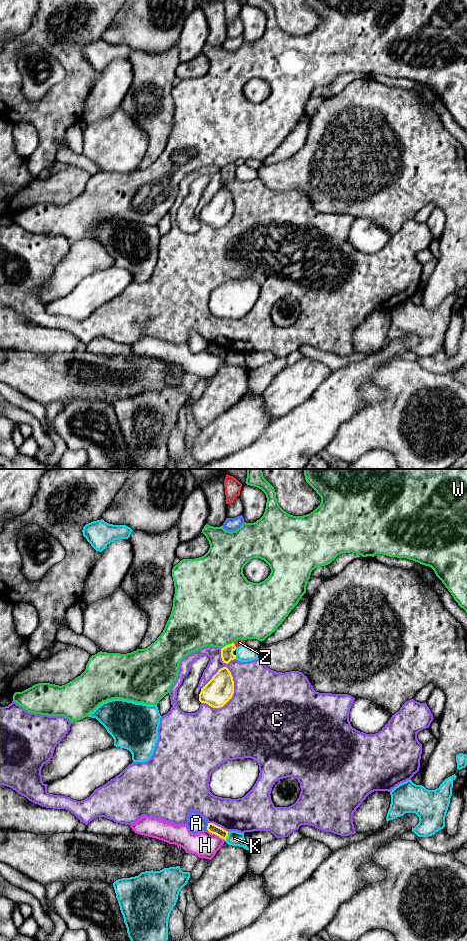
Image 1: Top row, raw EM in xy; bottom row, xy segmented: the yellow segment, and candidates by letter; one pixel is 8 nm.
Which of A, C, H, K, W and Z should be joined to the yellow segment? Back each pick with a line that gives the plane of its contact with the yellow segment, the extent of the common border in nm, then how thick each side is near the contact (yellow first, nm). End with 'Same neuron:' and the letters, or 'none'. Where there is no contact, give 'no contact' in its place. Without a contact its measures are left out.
Same neuron: none

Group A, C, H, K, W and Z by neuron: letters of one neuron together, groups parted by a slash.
A / C / H / K / W / Z

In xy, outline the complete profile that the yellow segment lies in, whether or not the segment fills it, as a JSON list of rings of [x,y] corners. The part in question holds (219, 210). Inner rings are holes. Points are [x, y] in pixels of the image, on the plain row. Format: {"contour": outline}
{"contour": [[[223,187],[201,209],[199,221],[213,228],[221,228],[232,218],[233,213],[233,197],[229,189]]]}

